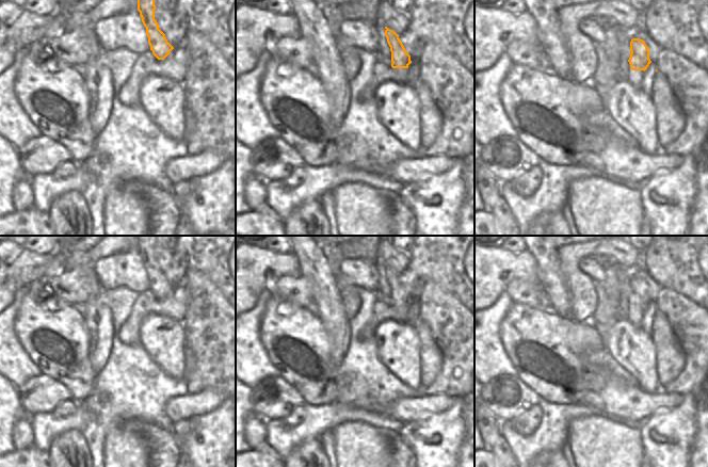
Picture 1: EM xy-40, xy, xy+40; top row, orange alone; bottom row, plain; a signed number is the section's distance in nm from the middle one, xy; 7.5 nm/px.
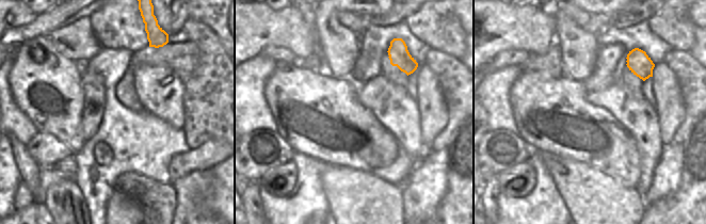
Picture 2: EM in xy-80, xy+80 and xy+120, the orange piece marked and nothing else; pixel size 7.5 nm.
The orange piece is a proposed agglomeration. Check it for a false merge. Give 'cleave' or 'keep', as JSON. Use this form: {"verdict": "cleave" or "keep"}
{"verdict": "cleave"}

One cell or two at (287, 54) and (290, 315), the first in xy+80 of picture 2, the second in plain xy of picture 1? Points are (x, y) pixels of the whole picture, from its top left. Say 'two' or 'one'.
two

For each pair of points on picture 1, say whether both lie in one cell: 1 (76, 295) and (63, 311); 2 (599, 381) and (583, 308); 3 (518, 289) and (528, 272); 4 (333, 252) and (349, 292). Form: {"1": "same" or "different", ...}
{"1": "different", "2": "different", "3": "different", "4": "same"}

